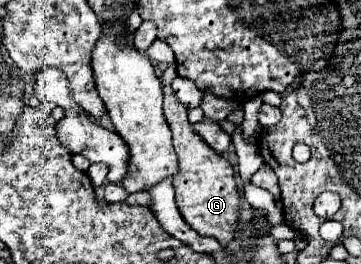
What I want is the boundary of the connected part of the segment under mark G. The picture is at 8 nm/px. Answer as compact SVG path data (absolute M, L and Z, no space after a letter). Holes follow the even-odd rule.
M165 90L163 112L173 132L173 146L179 160L177 174L171 178L179 212L197 234L213 236L221 244L227 244L235 234L235 224L239 222L239 192L233 178L233 168L223 156L211 150L211 146L207 146L207 142L203 142L201 136L195 134L193 124L187 120L185 104L181 104L171 90ZM183 152L189 152L189 154L183 154Z

